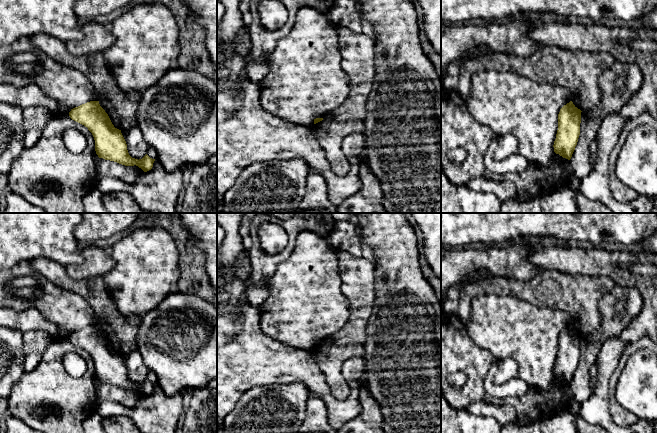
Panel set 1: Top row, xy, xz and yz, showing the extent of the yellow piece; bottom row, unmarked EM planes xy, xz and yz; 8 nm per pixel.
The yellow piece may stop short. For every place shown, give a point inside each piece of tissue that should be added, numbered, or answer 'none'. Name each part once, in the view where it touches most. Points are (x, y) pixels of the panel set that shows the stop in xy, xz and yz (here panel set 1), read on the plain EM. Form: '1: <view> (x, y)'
1: xy (151, 376)

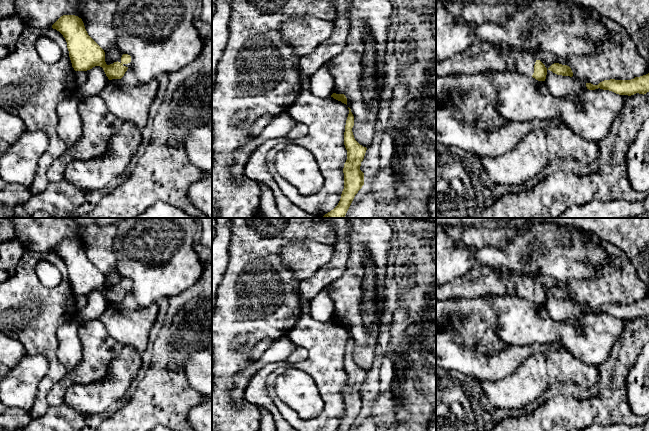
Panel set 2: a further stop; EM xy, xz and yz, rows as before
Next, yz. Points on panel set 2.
1: yz (490, 283)

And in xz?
none

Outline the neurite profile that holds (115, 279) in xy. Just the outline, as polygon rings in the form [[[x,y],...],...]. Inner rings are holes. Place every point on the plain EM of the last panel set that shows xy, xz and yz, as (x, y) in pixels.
[[[114,272],[110,279],[106,282],[107,285],[109,285],[111,288],[114,286],[117,286],[122,280],[122,277],[116,272]]]

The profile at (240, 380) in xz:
[[[286,336],[274,341],[273,344],[256,360],[251,366],[241,373],[234,376],[234,388],[231,390],[231,402],[234,407],[239,407],[244,400],[244,391],[258,370],[267,366],[270,363],[280,362],[287,359],[287,357],[295,349],[295,344]]]

